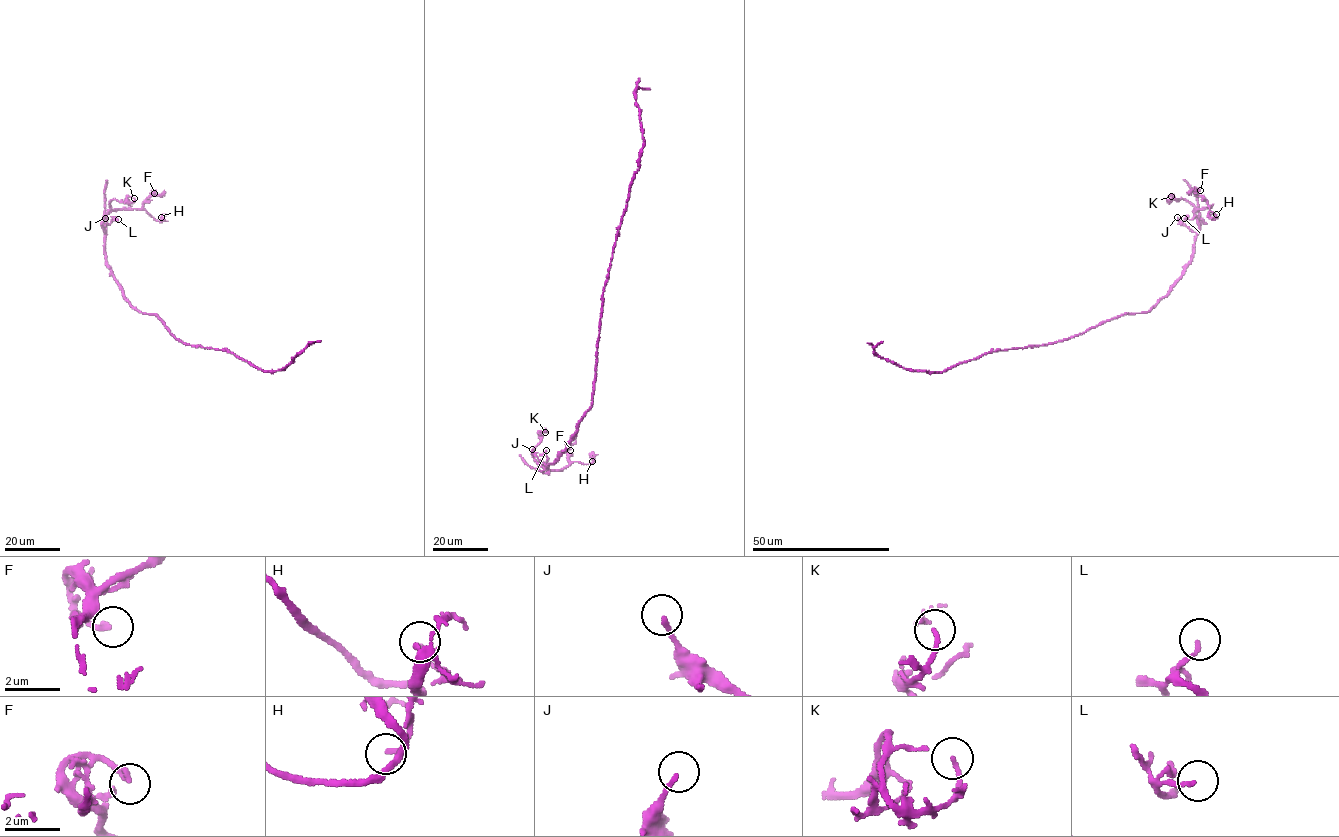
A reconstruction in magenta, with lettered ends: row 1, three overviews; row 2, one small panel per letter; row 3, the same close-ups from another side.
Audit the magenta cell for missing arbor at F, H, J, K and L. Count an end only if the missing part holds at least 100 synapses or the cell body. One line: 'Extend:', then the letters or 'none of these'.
Extend: none of these

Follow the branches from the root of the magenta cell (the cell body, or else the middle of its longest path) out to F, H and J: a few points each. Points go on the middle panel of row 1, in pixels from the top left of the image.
F: (599, 335), (592, 406), (556, 462), (547, 468), (539, 465), (565, 469), (567, 447), (570, 450)
H: (599, 335), (592, 406), (556, 462), (547, 468), (539, 464), (562, 470), (574, 462), (592, 461)
J: (599, 335), (593, 402), (573, 439), (556, 462), (546, 466), (532, 449)

